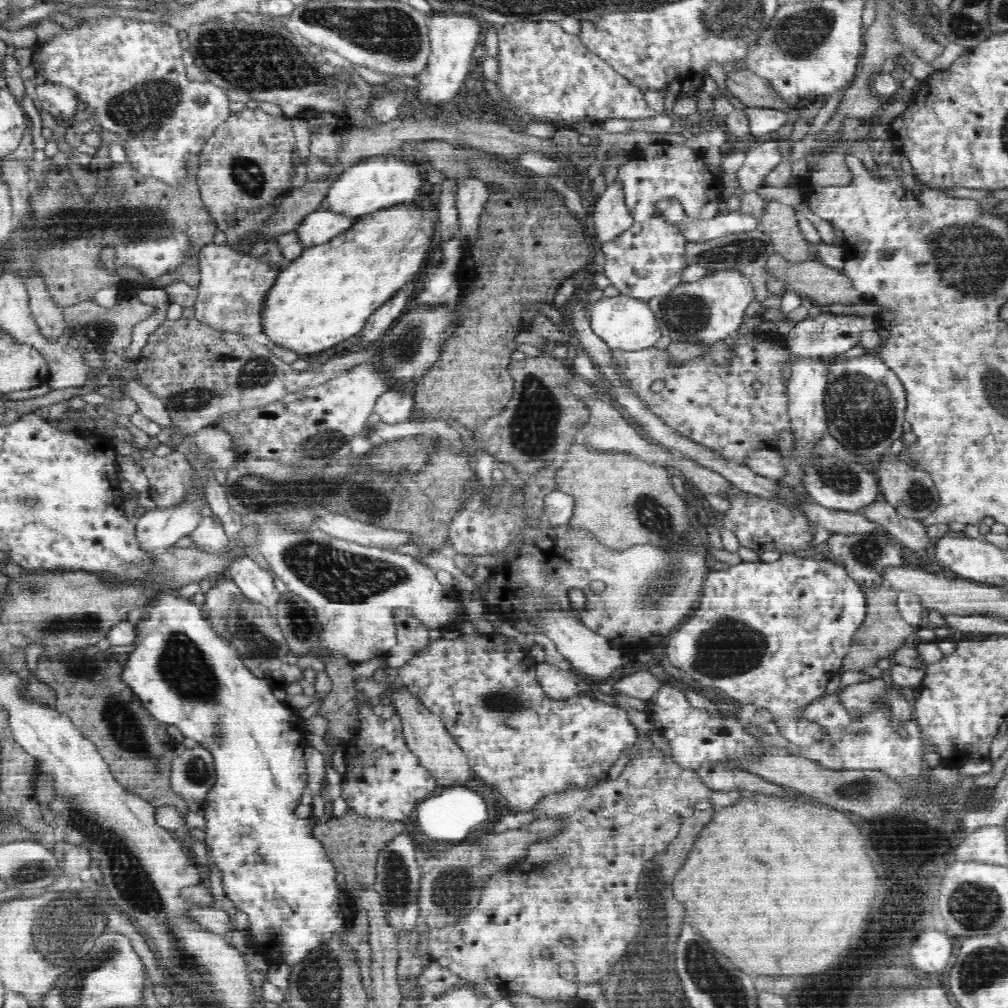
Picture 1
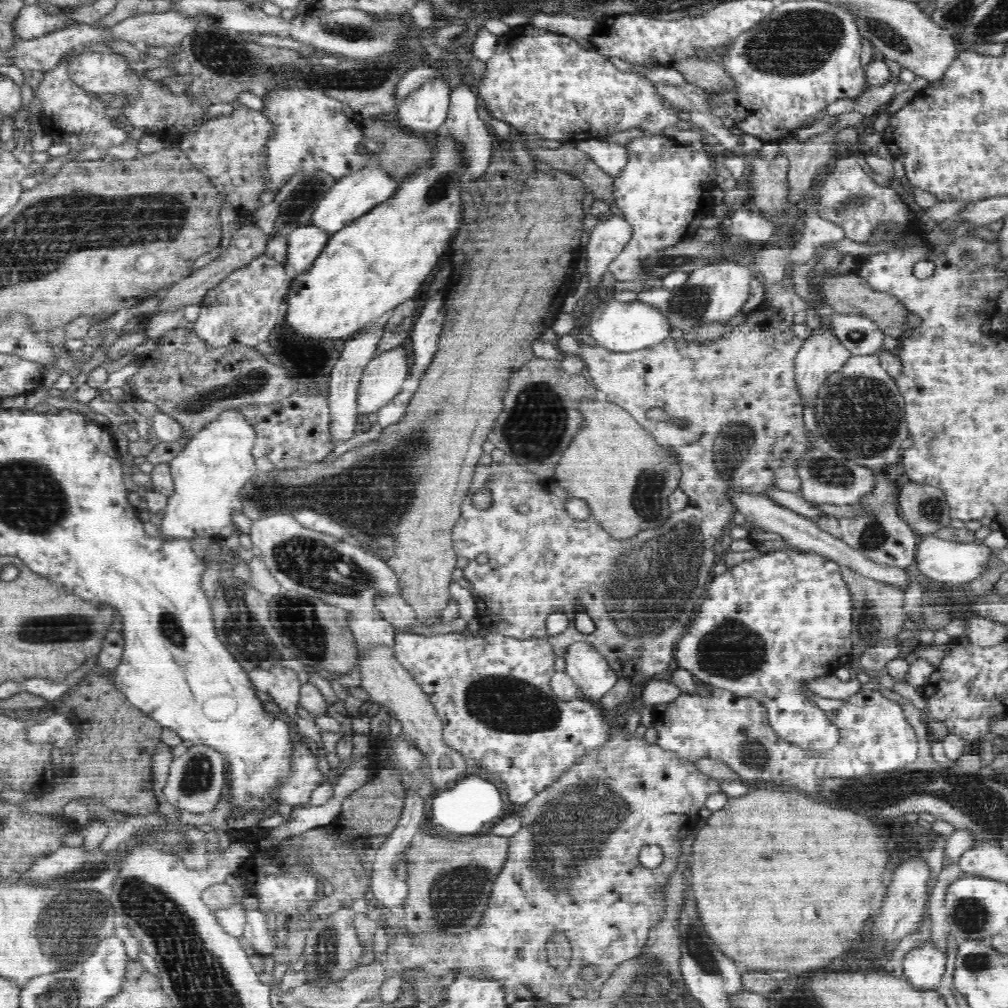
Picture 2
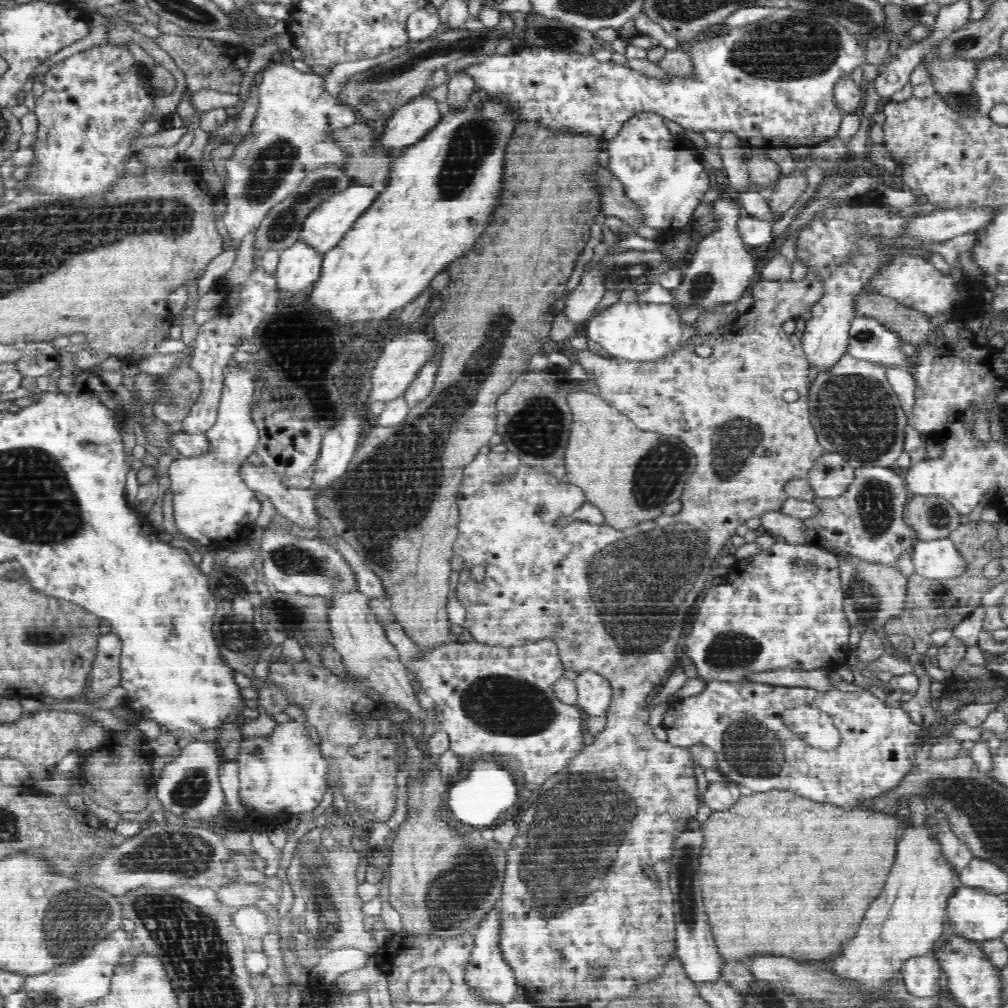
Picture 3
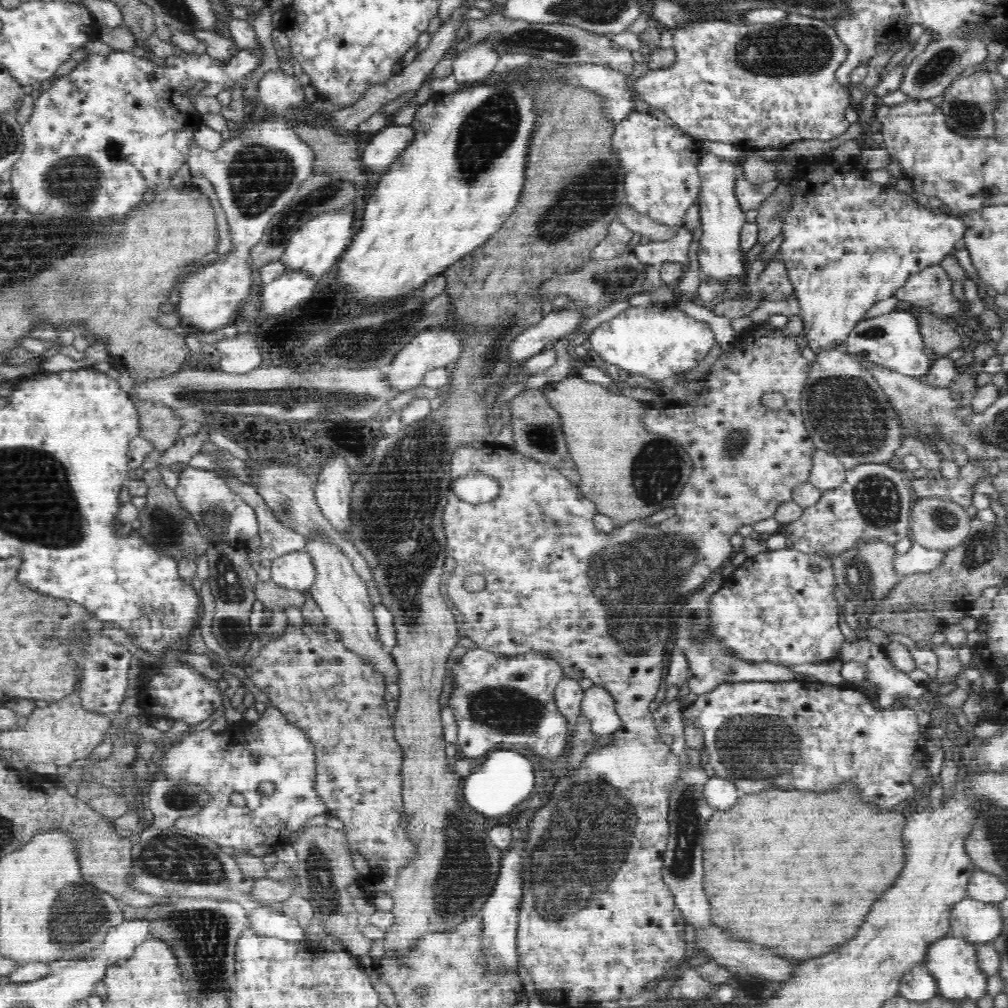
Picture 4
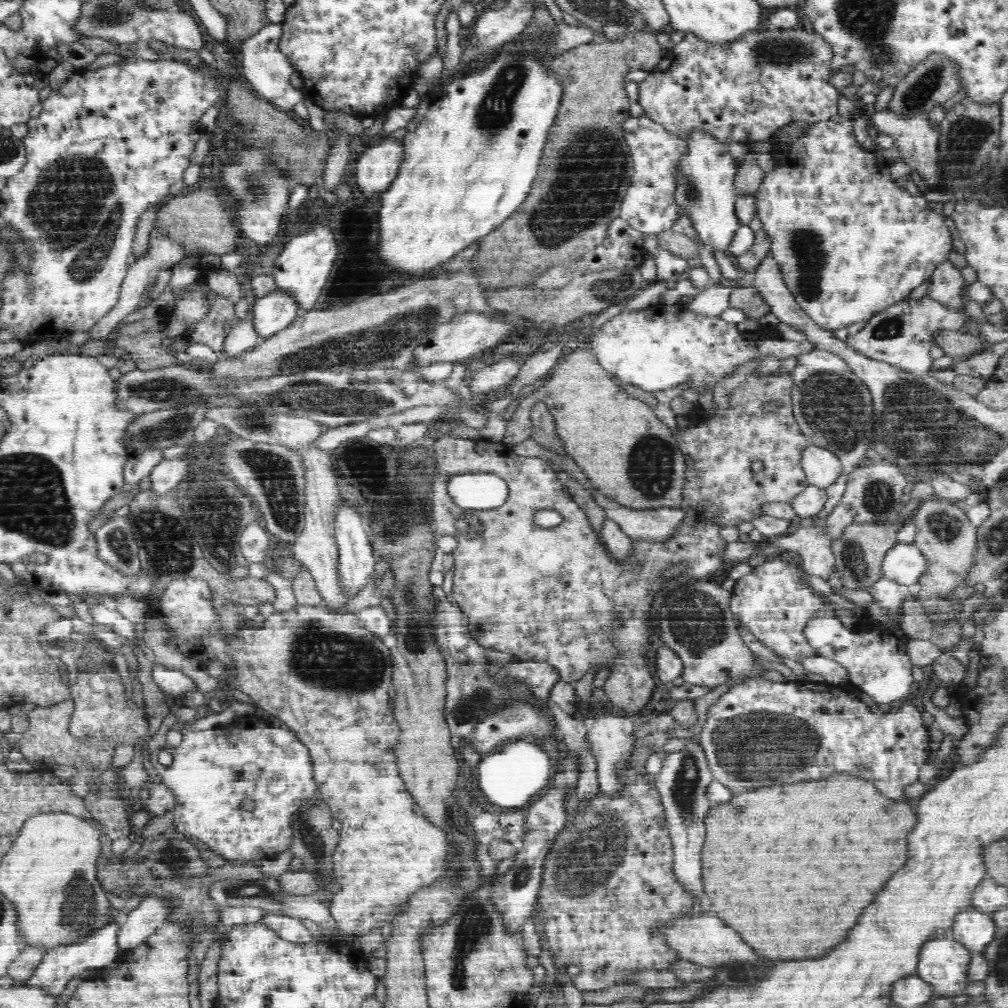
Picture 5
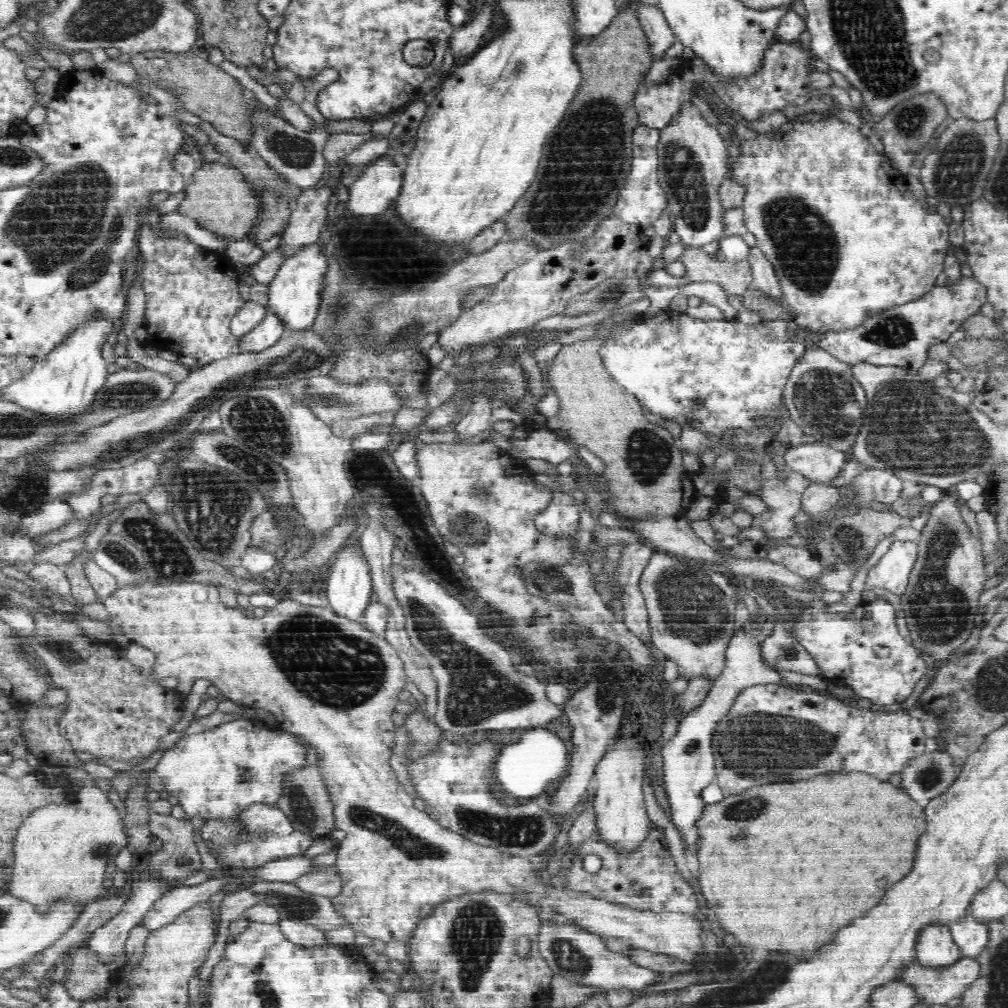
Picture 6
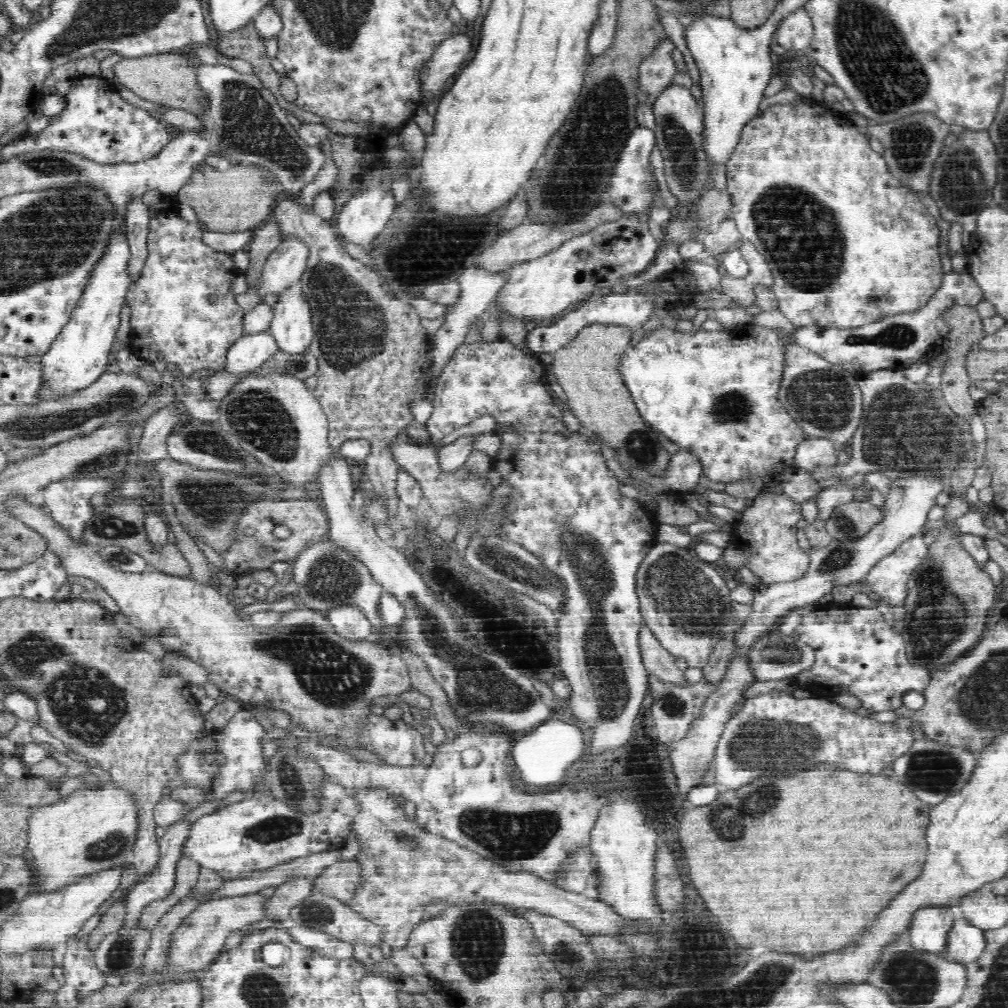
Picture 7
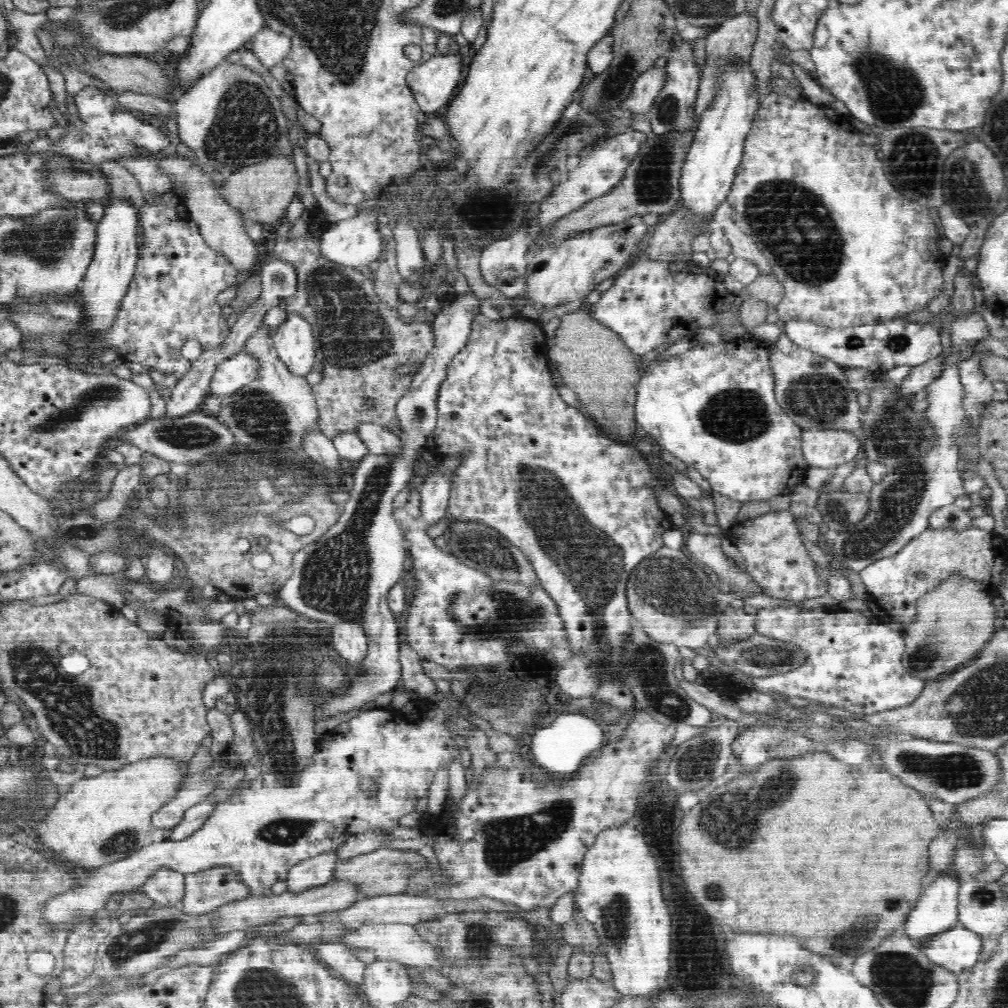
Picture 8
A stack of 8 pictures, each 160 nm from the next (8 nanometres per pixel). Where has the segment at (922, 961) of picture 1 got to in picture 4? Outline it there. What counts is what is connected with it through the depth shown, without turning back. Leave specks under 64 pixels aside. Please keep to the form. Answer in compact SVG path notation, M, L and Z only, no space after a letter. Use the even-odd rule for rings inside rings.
M918 963L905 972L898 994L908 1001L924 1002L939 995L939 989L925 964Z

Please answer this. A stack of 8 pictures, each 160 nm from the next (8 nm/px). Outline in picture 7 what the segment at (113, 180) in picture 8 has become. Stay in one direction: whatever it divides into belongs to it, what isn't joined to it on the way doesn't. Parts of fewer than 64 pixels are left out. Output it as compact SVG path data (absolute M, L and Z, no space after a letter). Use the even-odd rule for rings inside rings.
M142 197L130 199L127 202L124 236L128 239L130 247L127 272L132 281L140 278L147 261L149 218L148 206L142 201Z

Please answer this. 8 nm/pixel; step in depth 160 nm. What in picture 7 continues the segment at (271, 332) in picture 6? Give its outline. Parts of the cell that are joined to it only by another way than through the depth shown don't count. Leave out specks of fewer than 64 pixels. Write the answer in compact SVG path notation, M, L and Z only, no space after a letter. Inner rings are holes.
M268 330L244 334L227 350L226 365L222 369L230 374L254 372L278 351L275 338Z

